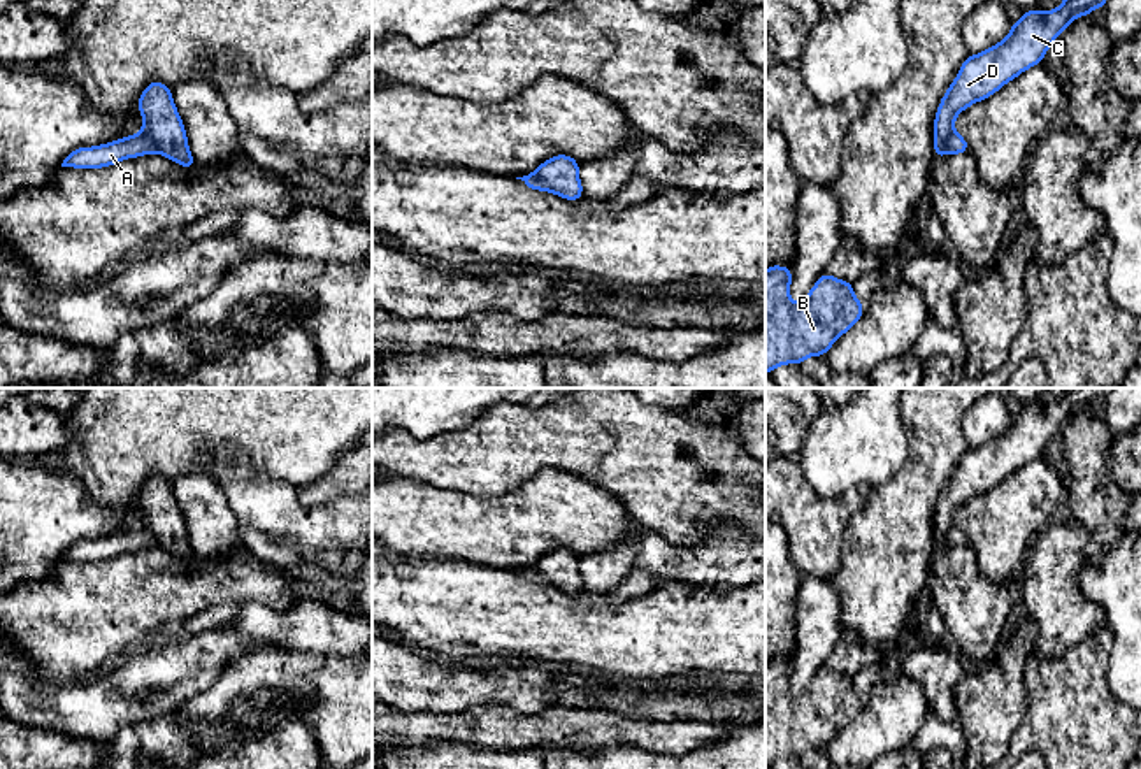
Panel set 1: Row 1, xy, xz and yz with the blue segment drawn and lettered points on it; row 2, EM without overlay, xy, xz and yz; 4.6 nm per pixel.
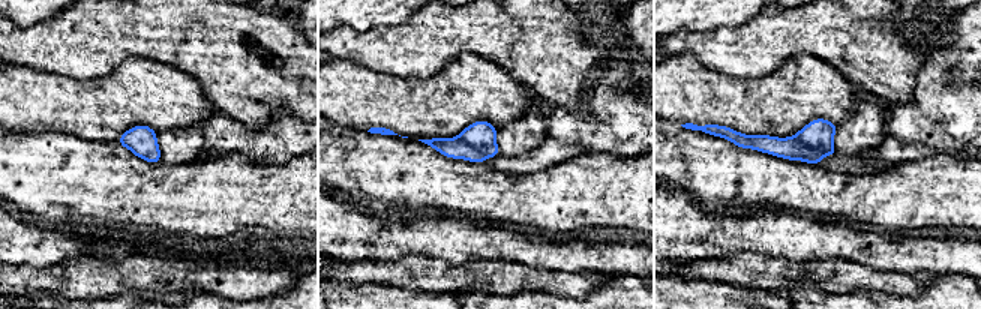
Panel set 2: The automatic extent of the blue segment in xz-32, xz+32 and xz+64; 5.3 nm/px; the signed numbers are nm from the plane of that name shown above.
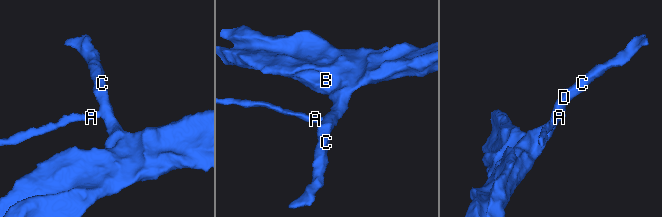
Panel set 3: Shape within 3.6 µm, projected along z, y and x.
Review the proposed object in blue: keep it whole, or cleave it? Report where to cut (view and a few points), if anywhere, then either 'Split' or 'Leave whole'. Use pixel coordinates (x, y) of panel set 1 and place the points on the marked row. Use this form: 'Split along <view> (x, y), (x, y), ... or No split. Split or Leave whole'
Split along xz (532, 172), (557, 194). Split

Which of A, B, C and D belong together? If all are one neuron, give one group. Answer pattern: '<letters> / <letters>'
A / B C D

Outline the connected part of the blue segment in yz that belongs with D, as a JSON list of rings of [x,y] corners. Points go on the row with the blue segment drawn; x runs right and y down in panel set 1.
[[[1064,0],[1050,12],[1027,11],[1001,42],[980,54],[969,54],[941,98],[934,118],[936,156],[946,155],[946,142],[955,132],[953,125],[962,111],[992,97],[1030,67],[1043,63],[1051,42],[1066,26],[1076,18],[1088,16],[1094,9],[1102,9],[1106,2]]]

